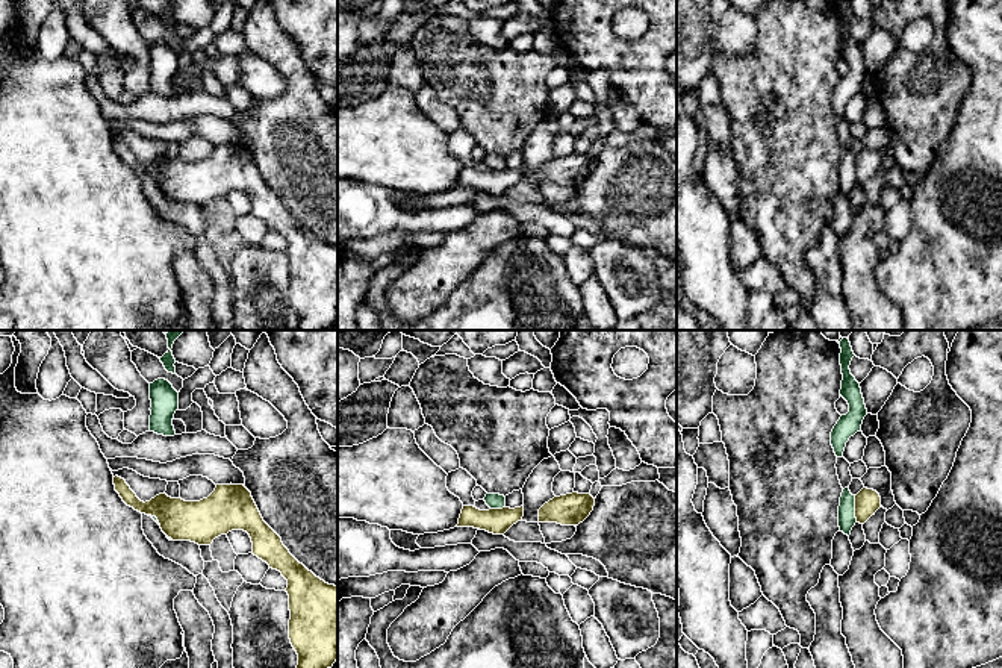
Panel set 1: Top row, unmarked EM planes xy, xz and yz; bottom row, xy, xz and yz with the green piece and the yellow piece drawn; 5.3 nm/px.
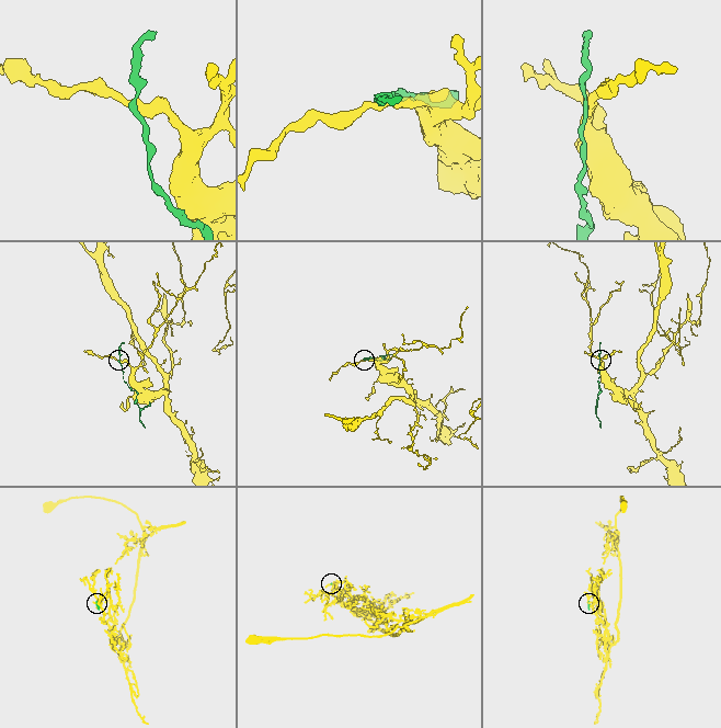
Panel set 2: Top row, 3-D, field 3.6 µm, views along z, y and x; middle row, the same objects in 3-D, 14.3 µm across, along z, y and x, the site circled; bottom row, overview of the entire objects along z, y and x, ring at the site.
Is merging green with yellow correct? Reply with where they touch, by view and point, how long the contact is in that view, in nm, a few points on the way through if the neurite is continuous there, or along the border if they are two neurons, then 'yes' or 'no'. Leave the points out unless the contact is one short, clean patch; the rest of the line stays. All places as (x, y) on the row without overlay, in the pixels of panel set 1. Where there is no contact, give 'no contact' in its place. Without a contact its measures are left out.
yz (854, 170) | 140 nm | along yz (854, 156), (854, 177), (857, 182) | no

